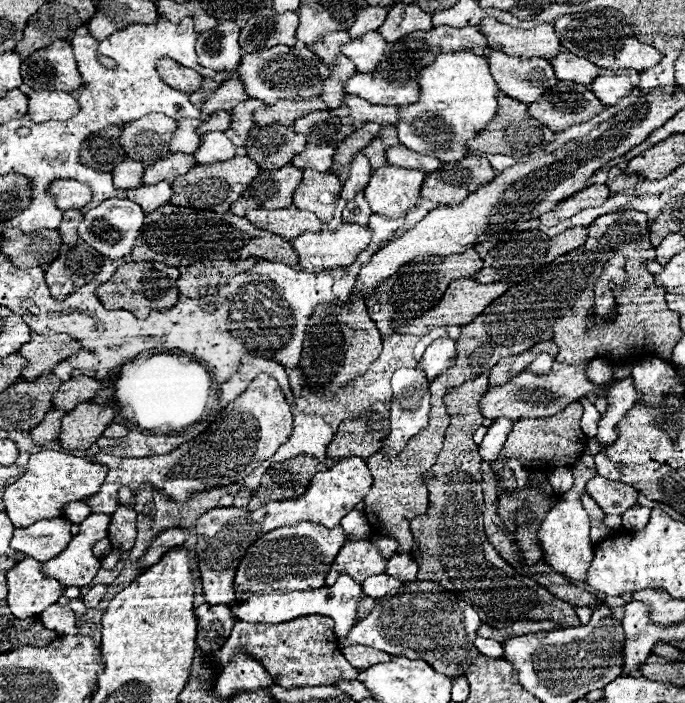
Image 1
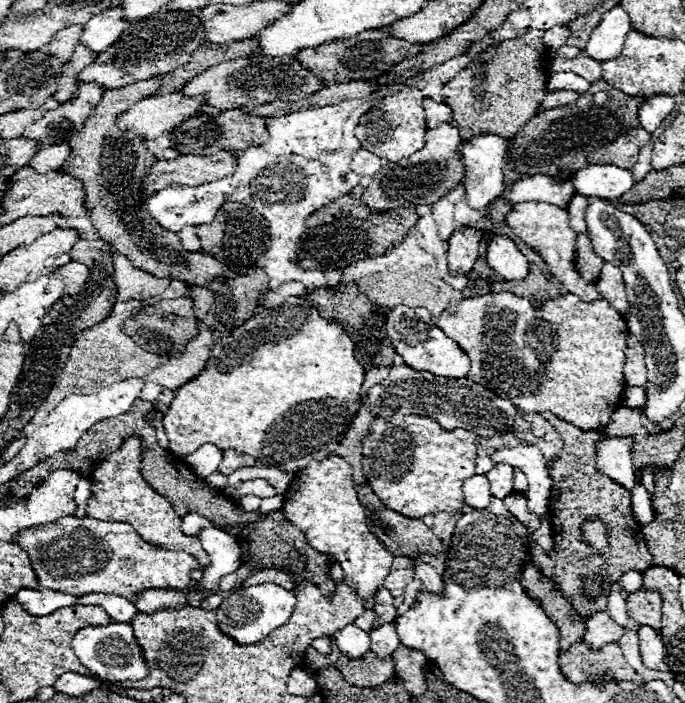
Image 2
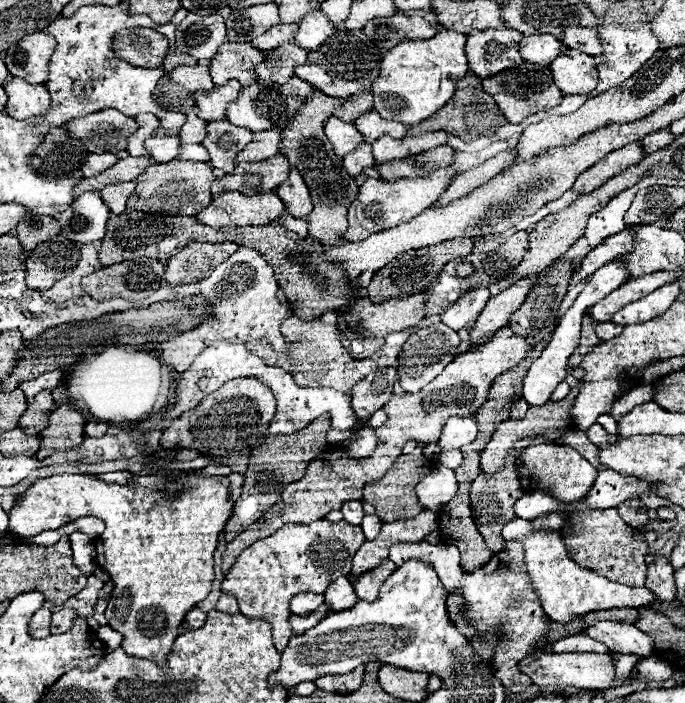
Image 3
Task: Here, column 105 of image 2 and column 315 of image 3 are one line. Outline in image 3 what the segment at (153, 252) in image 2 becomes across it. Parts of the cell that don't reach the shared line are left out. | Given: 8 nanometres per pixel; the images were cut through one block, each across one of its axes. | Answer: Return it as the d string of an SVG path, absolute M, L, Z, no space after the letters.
M314 92L308 102L296 112L294 120L282 130L282 144L280 152L290 160L294 168L298 168L310 188L314 210L308 214L308 236L316 242L324 242L328 246L334 246L342 234L348 230L346 212L352 200L358 196L358 184L352 176L348 176L342 158L338 158L332 150L332 144L328 142L324 134L324 124L328 116L332 116L334 108L344 104L344 100L336 100L332 96L324 96L322 92Z

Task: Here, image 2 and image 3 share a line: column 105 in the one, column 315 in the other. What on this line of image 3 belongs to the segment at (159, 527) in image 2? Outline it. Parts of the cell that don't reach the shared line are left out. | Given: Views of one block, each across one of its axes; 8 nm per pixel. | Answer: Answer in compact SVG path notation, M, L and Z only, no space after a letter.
M492 336L488 344L482 344L474 350L468 350L464 354L458 354L436 380L432 380L428 386L424 386L418 394L402 394L402 396L392 396L388 404L384 406L384 412L388 414L388 420L384 426L376 430L378 434L378 446L376 452L368 458L352 460L344 456L342 452L322 452L306 470L304 478L298 482L292 482L284 488L282 500L276 502L256 524L248 526L236 540L232 540L224 552L224 562L222 562L222 572L228 572L236 556L248 544L270 536L278 528L282 528L288 522L298 522L298 524L310 524L316 520L322 520L328 512L340 510L344 502L348 500L362 500L362 488L368 482L382 480L382 476L392 468L392 464L398 460L402 454L402 446L408 440L416 442L438 442L442 428L450 416L458 418L468 418L478 412L478 408L486 402L488 392L492 388L492 382L504 374L516 368L524 356L532 350L532 344L526 342L526 338L520 336L510 336L510 338L500 338Z

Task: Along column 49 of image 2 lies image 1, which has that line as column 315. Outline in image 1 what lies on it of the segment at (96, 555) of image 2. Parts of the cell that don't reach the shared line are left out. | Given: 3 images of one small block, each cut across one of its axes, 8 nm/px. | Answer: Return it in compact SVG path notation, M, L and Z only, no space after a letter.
M300 522L298 526L282 526L260 540L256 540L244 554L242 564L236 568L234 592L238 602L246 602L252 596L274 594L274 592L294 592L324 586L328 568L342 548L346 536L342 528L324 528L312 522Z

